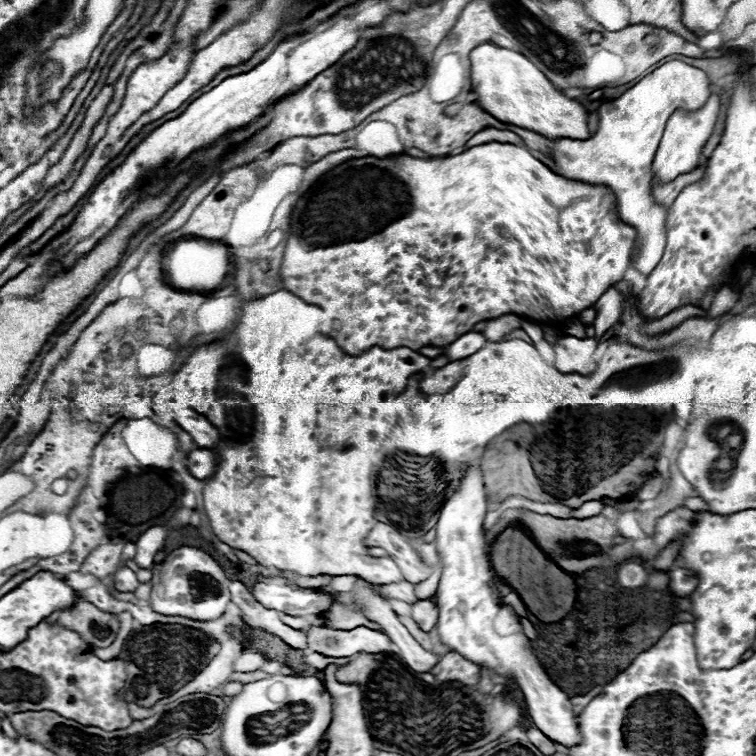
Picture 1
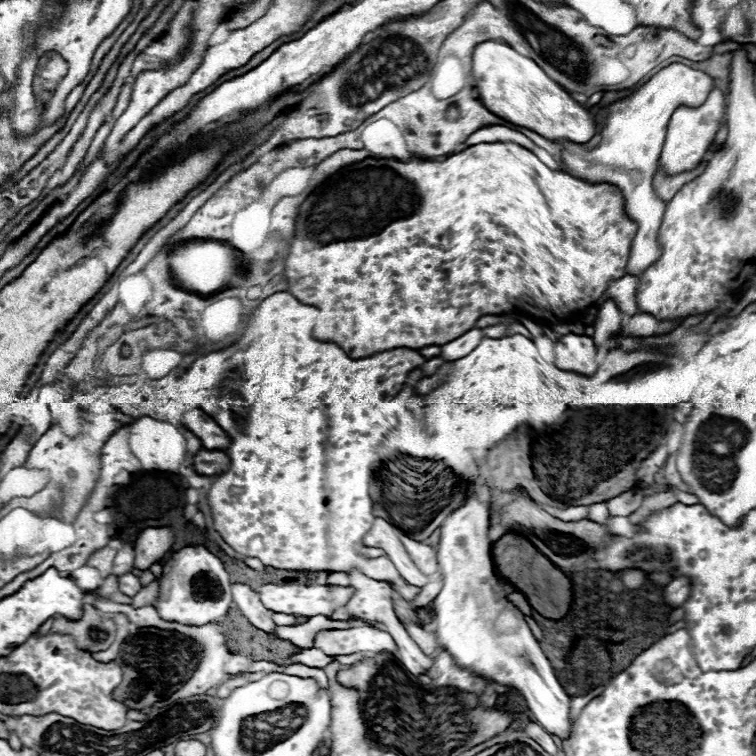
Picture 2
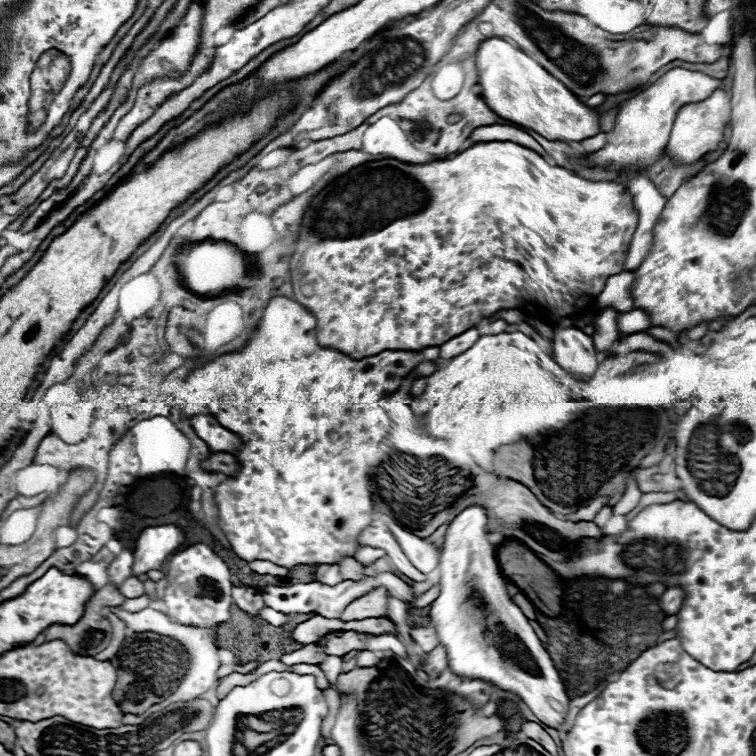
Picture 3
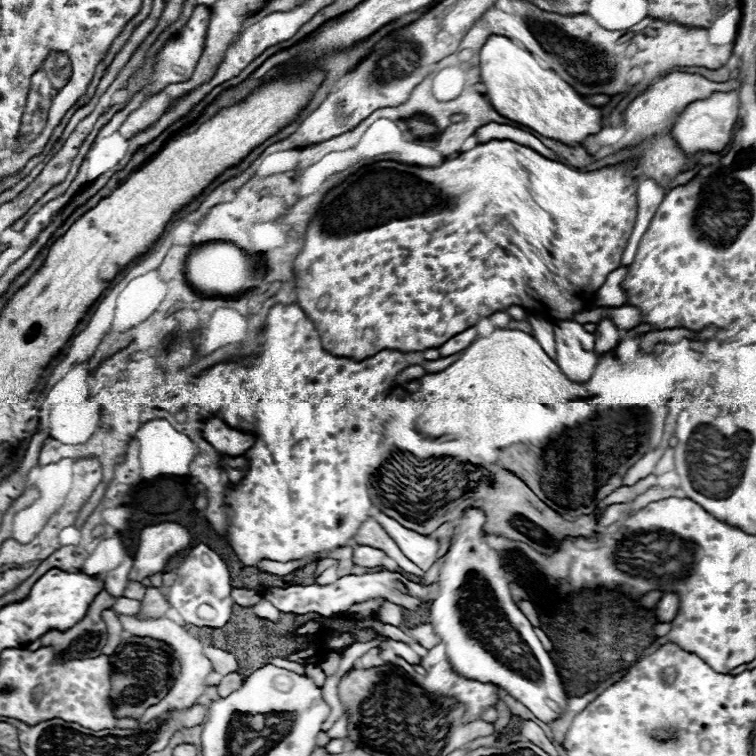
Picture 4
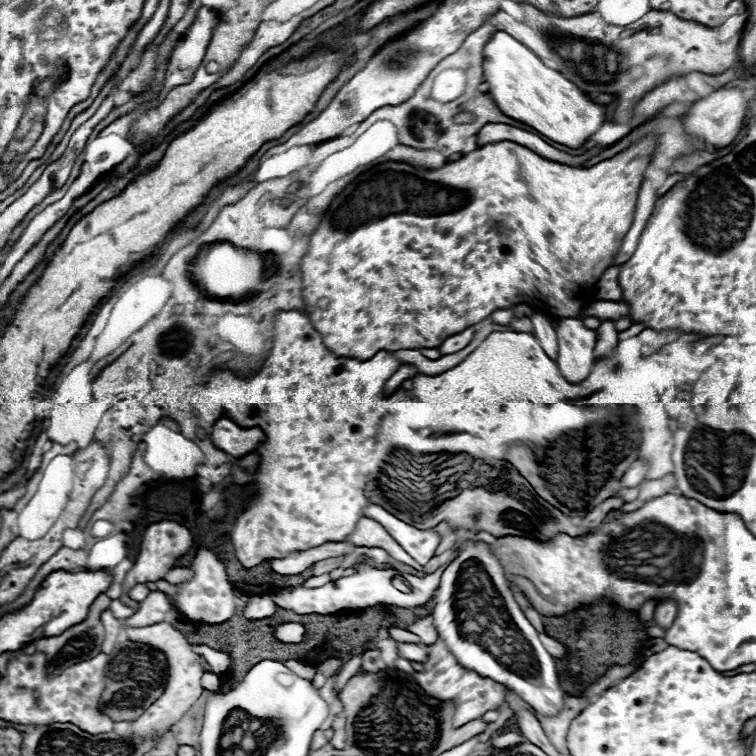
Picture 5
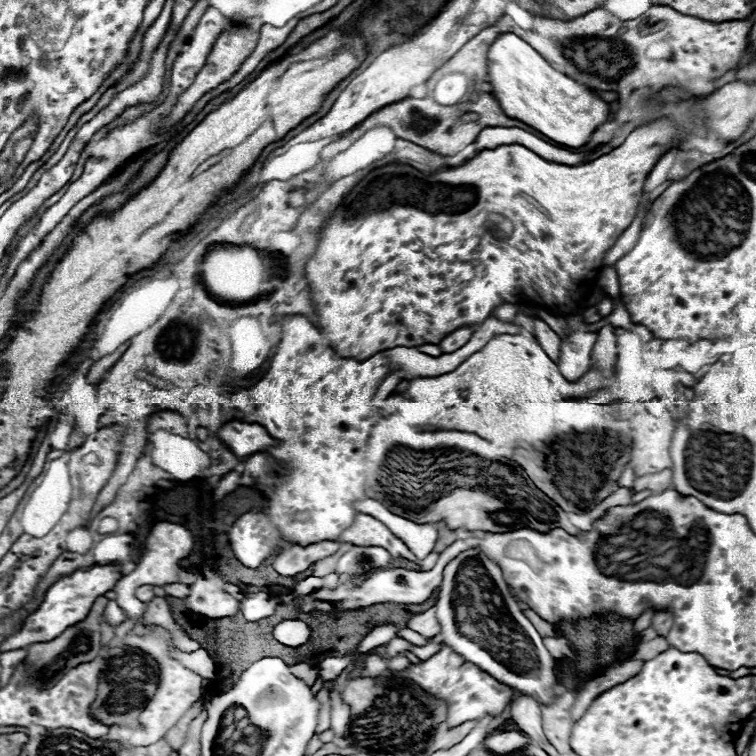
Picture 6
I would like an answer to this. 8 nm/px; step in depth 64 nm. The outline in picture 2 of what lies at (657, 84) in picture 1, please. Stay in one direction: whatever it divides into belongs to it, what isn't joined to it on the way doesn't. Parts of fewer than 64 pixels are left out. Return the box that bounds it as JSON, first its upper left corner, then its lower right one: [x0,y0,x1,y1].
[560,62,714,272]

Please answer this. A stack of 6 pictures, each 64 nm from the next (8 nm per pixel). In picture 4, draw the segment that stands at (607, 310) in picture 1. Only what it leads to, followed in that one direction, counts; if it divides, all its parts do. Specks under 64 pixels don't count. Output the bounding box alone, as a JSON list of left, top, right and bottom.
[594,316,620,354]

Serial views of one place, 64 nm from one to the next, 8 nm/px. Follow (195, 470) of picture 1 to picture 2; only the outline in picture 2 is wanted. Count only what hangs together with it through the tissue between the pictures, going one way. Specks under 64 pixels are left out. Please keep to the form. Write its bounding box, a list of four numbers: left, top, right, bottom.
[194,450,230,476]

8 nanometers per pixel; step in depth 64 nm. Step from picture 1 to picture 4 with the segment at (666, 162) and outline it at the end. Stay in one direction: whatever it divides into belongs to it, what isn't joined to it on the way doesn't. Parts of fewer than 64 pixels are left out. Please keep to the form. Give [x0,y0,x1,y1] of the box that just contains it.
[672,92,738,156]

